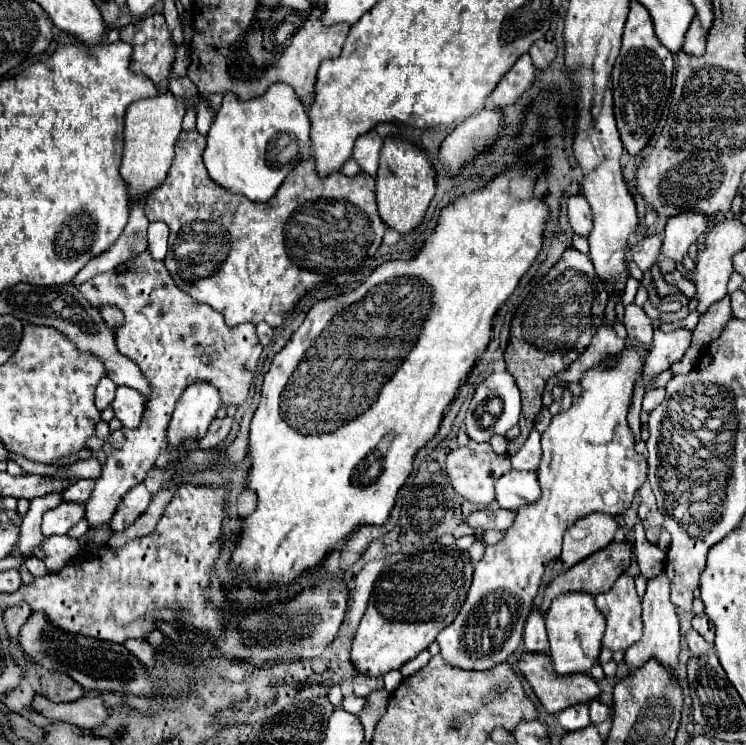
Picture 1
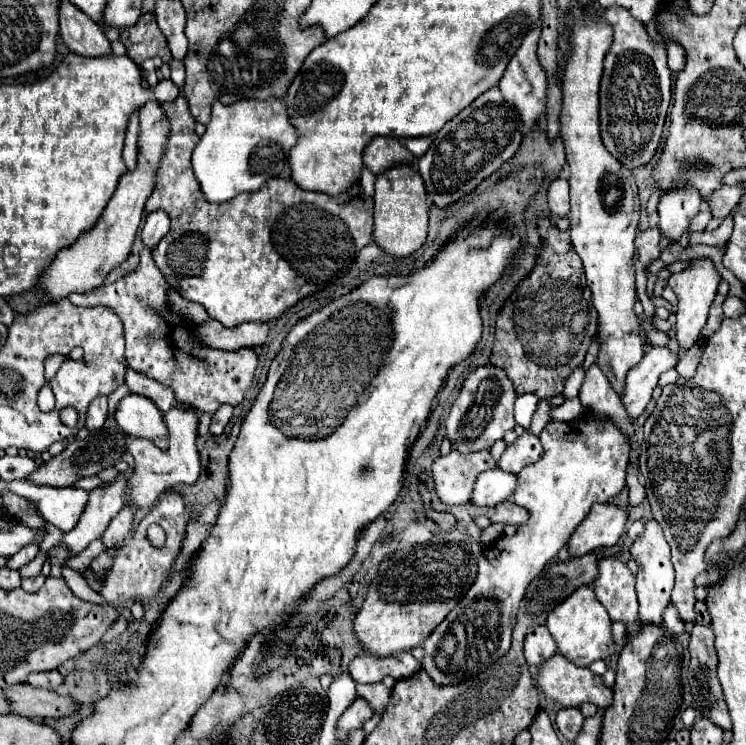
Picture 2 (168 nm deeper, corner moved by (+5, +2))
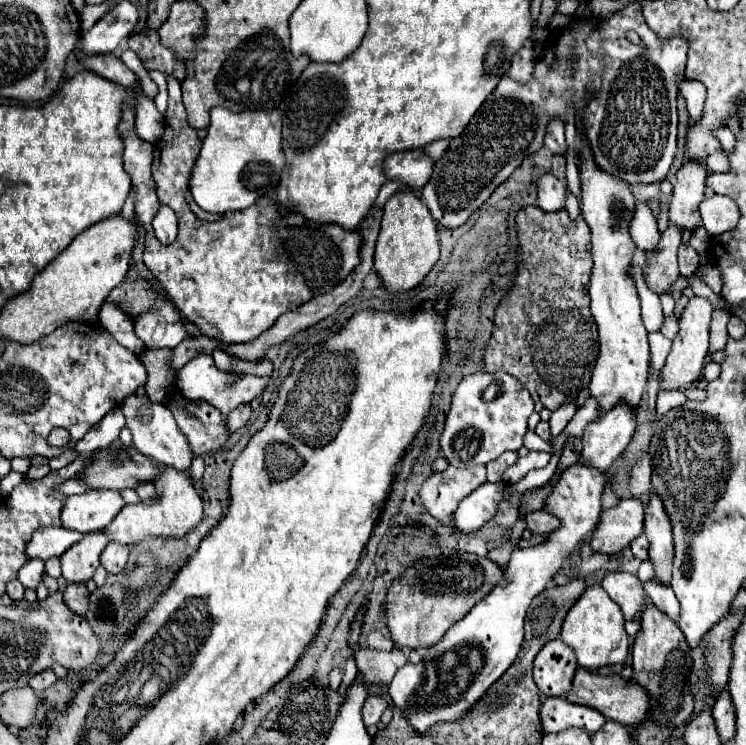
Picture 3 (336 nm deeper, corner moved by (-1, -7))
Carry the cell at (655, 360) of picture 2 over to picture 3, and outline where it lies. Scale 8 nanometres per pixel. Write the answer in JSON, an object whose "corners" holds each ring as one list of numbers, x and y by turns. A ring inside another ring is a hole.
{"corners":[[620,400,612,410,586,426,582,436,584,450,580,454,580,462,598,470,608,470,608,466,630,444,636,424,638,408,632,408]]}

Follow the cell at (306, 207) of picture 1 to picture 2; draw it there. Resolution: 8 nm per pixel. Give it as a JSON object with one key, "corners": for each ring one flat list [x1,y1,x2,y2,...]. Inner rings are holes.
{"corners":[[180,93,174,101,160,103,160,107,168,117,170,137,156,171,154,193,146,201,146,211,164,209,172,219,168,235,152,249,152,259,170,287,184,299,200,303,206,313,224,327,236,327,246,321,274,321,300,299,334,285,350,271,358,251,372,241,372,197,362,195,358,185,352,187,352,193,330,197,304,191,290,179,272,177,256,193,242,193,226,203,208,203,200,195,190,165,190,155,200,137,194,131,196,121,188,111,188,103]]}

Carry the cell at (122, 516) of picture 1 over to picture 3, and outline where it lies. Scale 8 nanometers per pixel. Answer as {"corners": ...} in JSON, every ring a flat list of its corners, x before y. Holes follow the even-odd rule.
{"corners":[[110,542,104,548,104,552,100,554,100,564,108,570,108,574,118,574,124,570,124,566,128,562,128,554,130,554,128,546,118,544,118,542]]}

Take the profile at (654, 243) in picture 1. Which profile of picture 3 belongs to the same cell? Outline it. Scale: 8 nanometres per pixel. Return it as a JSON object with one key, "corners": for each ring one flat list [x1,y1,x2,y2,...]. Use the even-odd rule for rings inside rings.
{"corners":[[668,226,662,232,658,246,654,250,646,252,644,280,646,280,648,288,656,294,666,292,668,286,674,284,680,276,678,264,676,264,676,252,678,252,678,246,682,244,680,234,682,234,682,230,678,230,676,226]]}

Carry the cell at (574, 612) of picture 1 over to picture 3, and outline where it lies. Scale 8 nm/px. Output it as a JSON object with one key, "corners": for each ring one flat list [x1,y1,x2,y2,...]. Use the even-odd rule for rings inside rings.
{"corners":[[588,586,586,592,576,600,564,618,560,638,574,650,578,666,594,672,608,664,624,664,628,658,628,636,624,630,624,618,618,606,610,602,610,596,602,586]]}

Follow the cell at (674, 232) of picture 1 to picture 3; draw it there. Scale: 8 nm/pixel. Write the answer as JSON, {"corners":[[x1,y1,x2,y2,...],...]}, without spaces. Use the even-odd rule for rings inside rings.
{"corners":[[686,162,676,172,676,184,668,210,670,224,682,230,690,230,700,224,698,206,704,200,706,178,706,166,698,166,698,162]]}

